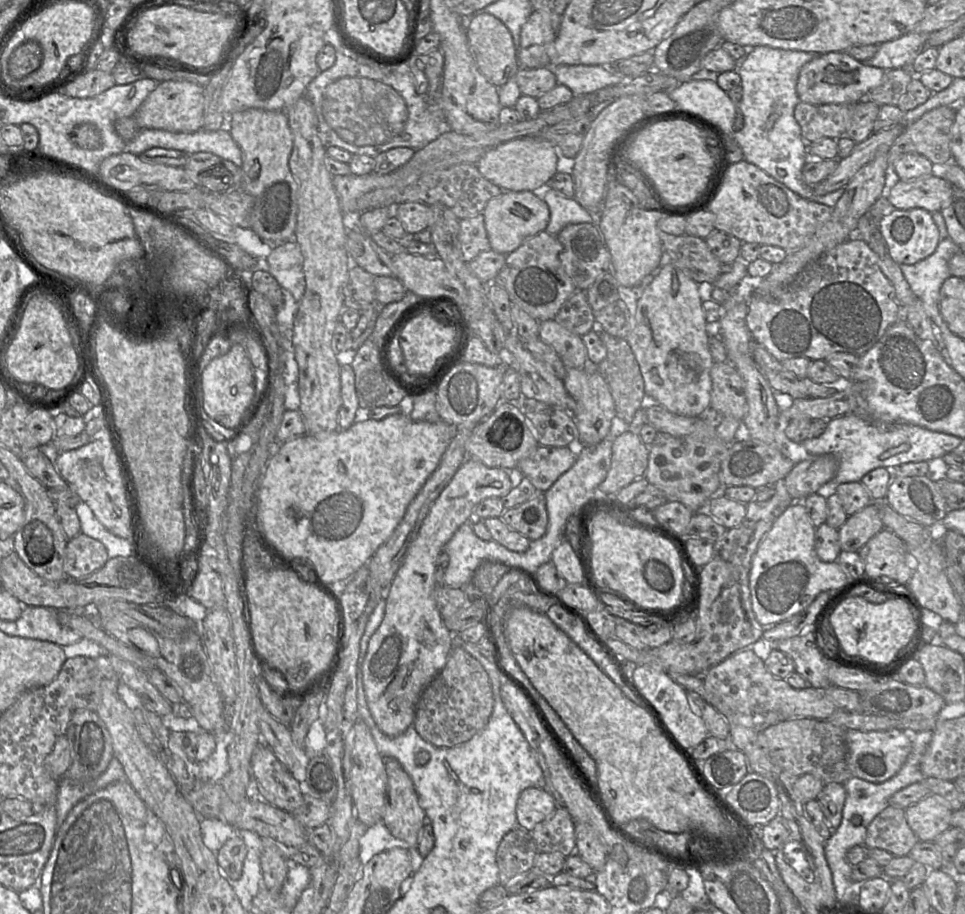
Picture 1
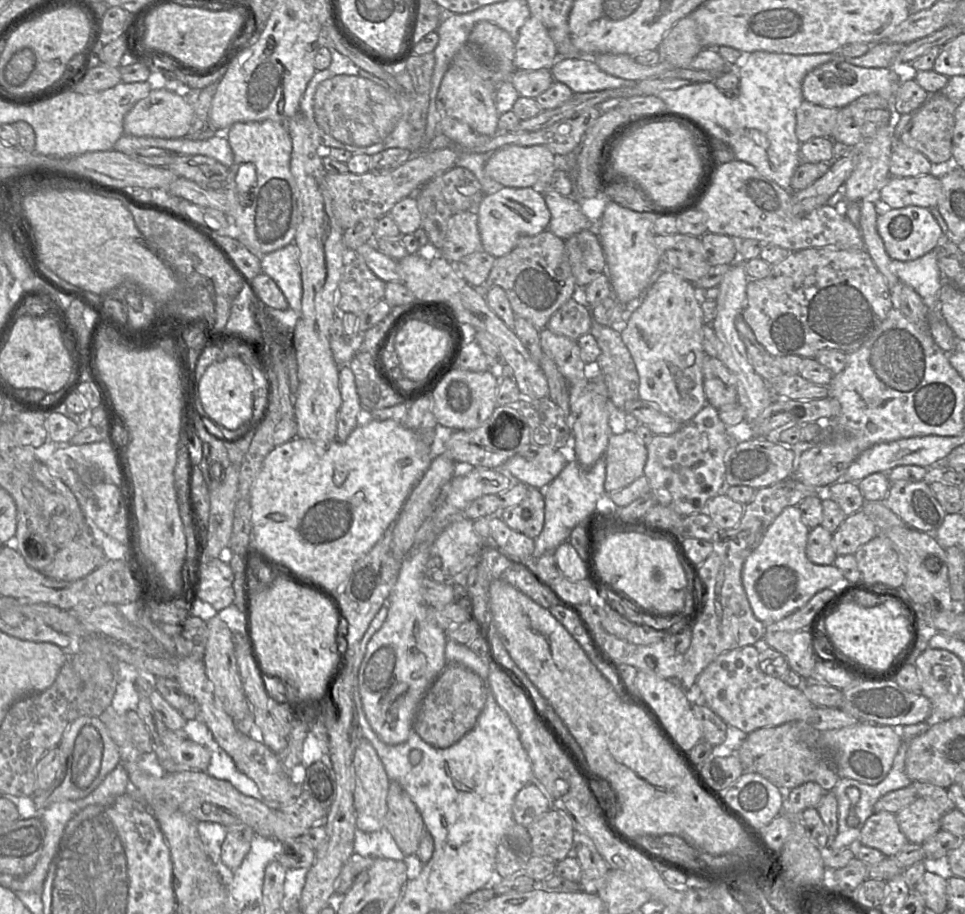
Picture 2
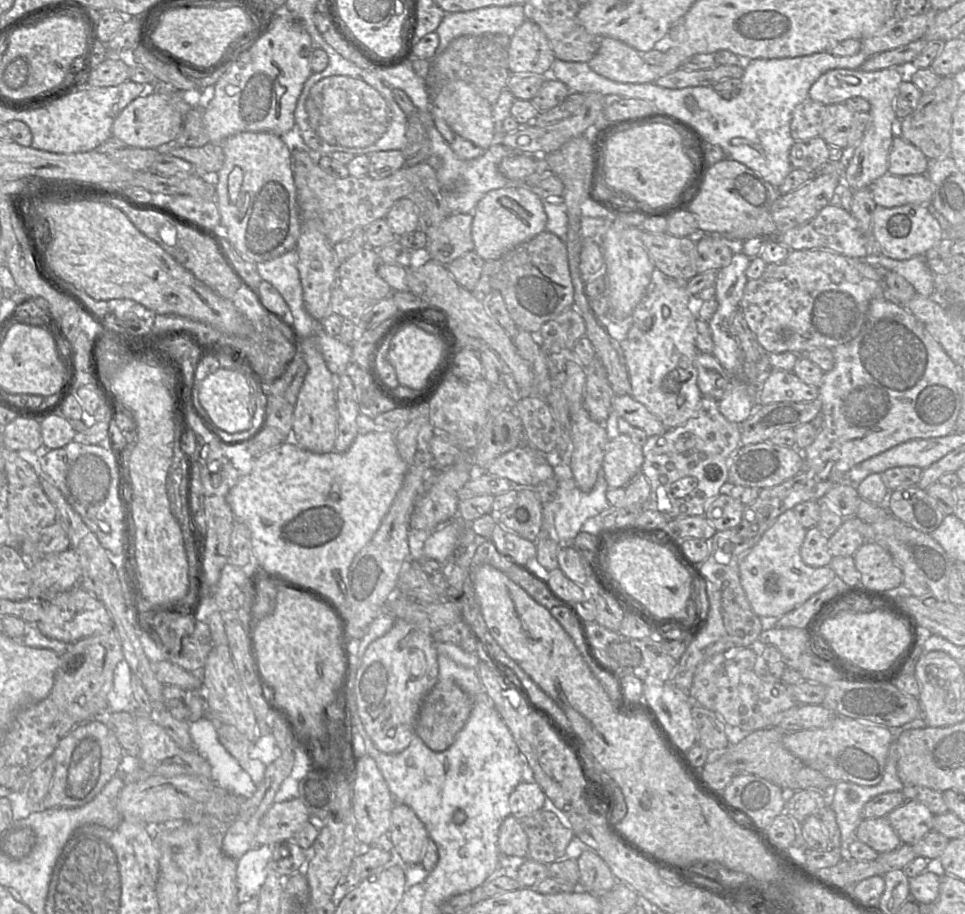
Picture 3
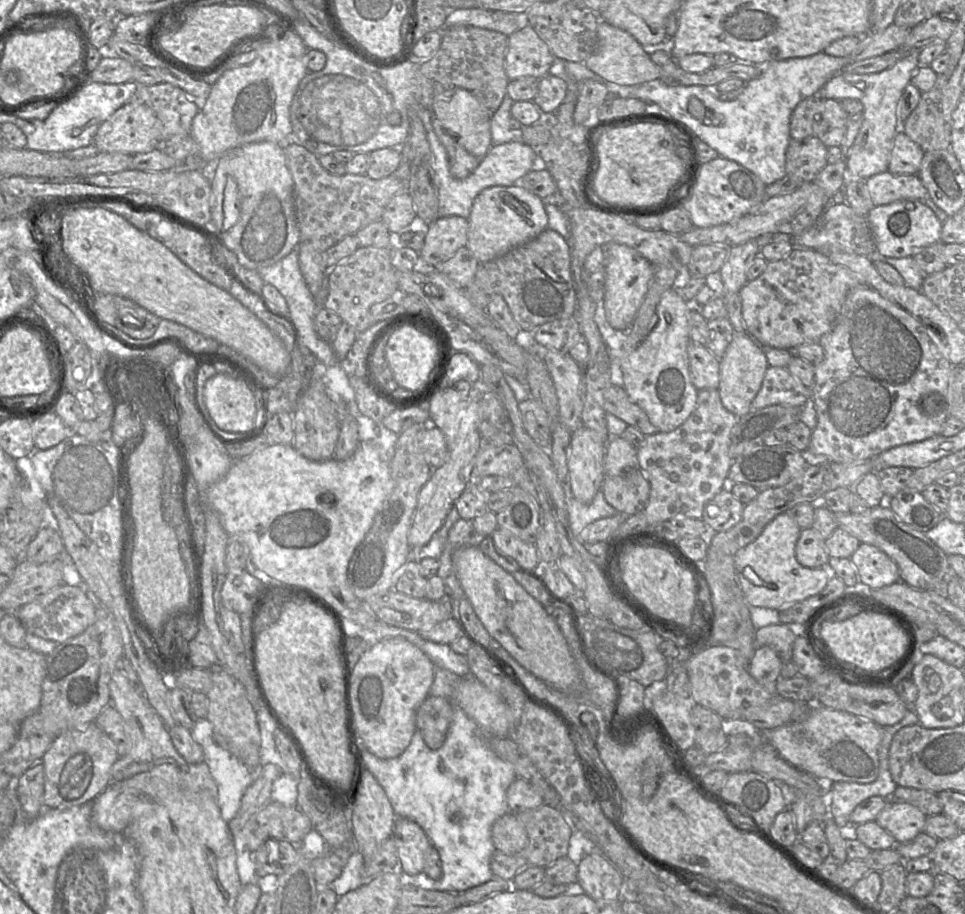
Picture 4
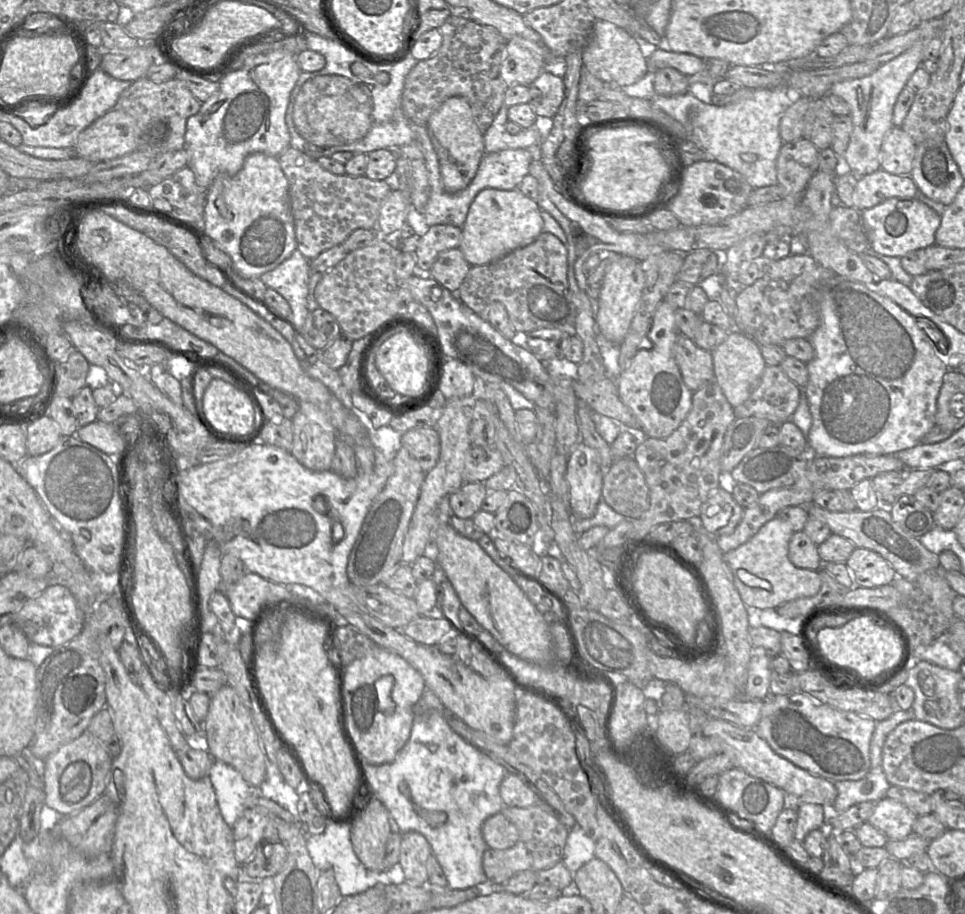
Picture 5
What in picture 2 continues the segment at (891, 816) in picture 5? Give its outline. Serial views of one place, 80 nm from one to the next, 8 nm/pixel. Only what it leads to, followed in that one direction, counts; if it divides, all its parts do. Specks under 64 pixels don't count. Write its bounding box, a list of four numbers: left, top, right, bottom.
[896,797,941,845]

